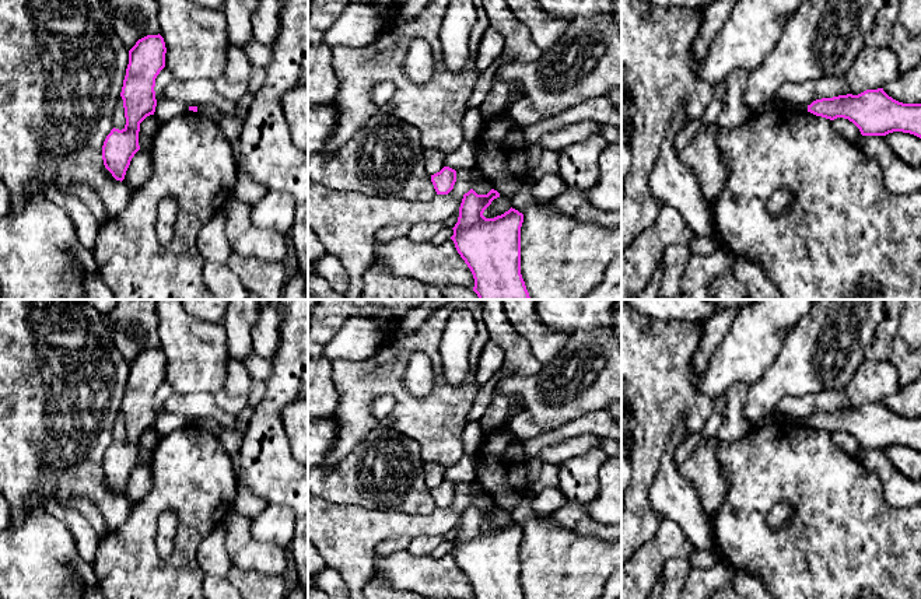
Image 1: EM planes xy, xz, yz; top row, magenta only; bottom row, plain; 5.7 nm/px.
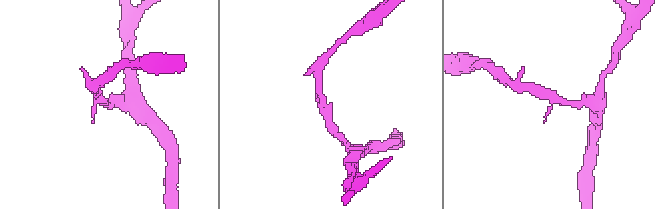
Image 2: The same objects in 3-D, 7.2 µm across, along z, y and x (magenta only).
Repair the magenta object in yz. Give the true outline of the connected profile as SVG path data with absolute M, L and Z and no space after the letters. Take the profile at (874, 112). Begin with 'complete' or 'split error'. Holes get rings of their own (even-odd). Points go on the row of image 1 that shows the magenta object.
complete; M883 88L816 99L808 105L808 112L830 120L848 119L862 136L903 132L921 139L921 104L899 102Z

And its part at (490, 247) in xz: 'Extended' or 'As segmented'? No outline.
As segmented

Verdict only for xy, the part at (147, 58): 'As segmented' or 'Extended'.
As segmented

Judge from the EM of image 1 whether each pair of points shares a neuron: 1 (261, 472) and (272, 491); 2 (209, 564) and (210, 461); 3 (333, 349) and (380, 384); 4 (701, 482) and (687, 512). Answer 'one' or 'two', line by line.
1: one
2: two
3: two
4: two

